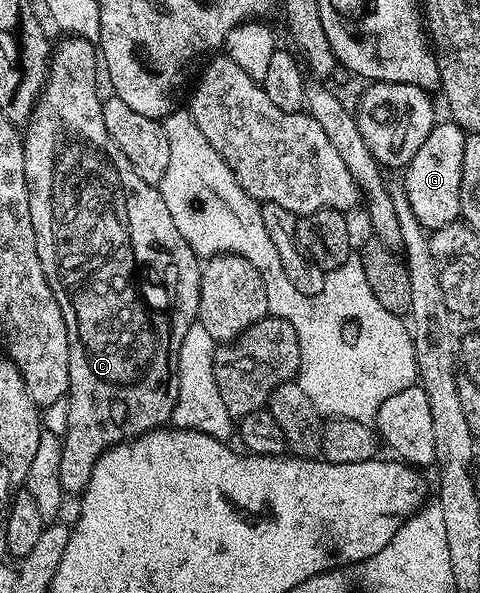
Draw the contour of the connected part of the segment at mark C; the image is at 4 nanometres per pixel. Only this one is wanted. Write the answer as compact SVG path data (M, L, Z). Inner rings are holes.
M66 35L63 41L53 46L50 55L50 72L46 74L46 85L30 121L24 126L22 146L24 147L24 175L28 187L28 207L32 215L32 231L36 235L36 255L40 255L40 267L44 267L48 287L52 287L52 295L64 315L64 323L68 327L68 375L70 376L70 391L68 402L70 410L66 413L66 433L62 442L62 488L67 494L81 494L86 488L92 469L106 450L120 444L121 441L131 441L142 433L150 433L153 429L161 429L174 416L176 399L178 398L178 356L184 343L184 335L188 335L188 327L198 320L200 307L200 258L187 245L184 235L176 231L176 223L172 223L172 215L168 215L168 206L162 198L161 188L144 183L136 173L136 167L116 147L116 139L108 135L108 127L104 125L103 94L98 94L98 73L100 77L100 53L95 42L84 37Z

